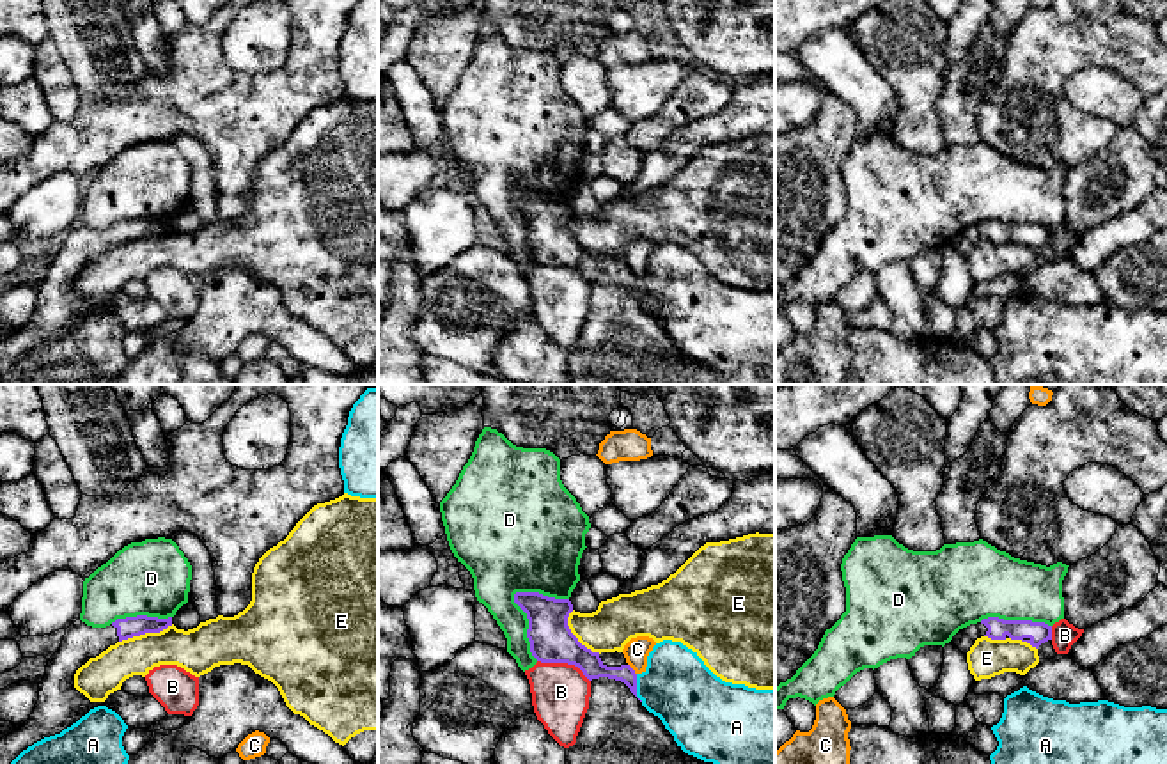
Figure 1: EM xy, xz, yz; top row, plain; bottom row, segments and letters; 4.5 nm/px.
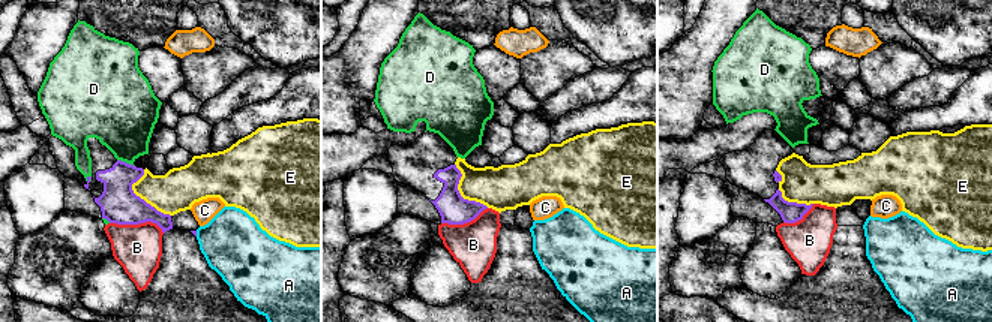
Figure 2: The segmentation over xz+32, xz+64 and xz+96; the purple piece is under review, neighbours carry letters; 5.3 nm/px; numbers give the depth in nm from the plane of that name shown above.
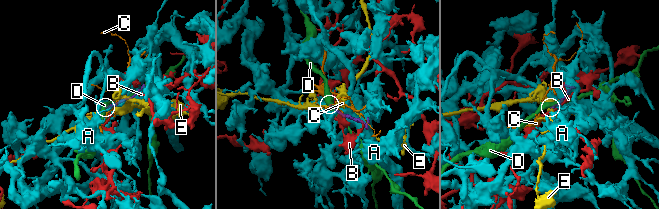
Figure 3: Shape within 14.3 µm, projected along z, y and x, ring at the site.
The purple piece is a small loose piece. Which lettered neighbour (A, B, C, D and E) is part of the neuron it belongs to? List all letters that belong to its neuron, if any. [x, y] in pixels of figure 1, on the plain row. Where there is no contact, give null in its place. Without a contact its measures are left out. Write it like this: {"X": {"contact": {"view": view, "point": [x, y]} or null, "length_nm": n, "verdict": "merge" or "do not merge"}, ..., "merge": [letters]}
{"A": {"contact": {"view": "xz", "point": [635, 291]}, "length_nm": 130, "verdict": "do not merge"}, "B": {"contact": {"view": "xz", "point": [564, 265]}, "length_nm": 260, "verdict": "do not merge"}, "C": {"contact": {"view": "xz", "point": [632, 272]}, "length_nm": 70, "verdict": "do not merge"}, "D": {"contact": {"view": "xz", "point": [529, 229]}, "length_nm": 340, "verdict": "do not merge"}, "E": {"contact": {"view": "xy", "point": [146, 234]}, "length_nm": 260, "verdict": "do not merge"}, "merge": []}

